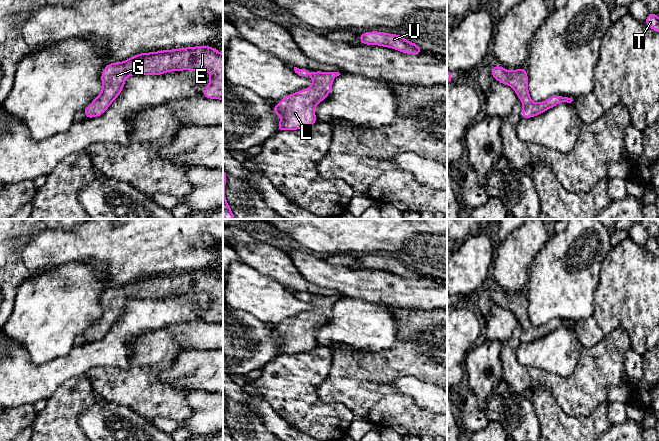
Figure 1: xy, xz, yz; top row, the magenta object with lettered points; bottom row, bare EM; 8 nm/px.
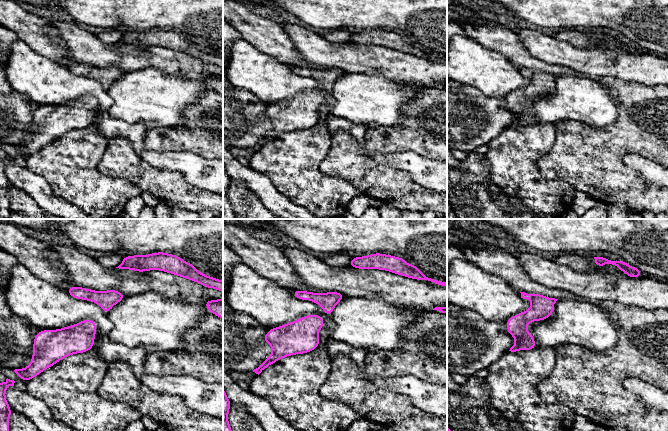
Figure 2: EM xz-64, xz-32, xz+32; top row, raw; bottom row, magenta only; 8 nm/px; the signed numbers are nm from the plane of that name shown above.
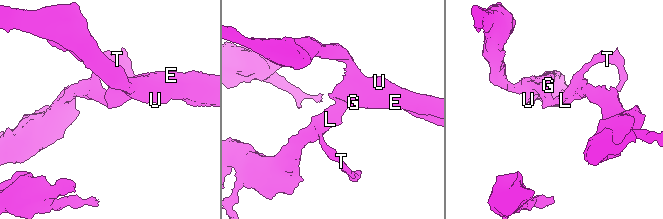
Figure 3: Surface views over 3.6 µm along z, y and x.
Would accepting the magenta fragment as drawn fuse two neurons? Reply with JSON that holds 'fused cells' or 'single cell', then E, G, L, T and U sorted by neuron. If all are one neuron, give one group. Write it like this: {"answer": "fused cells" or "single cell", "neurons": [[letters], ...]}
{"answer": "single cell", "neurons": [["E", "G", "L", "T", "U"]]}

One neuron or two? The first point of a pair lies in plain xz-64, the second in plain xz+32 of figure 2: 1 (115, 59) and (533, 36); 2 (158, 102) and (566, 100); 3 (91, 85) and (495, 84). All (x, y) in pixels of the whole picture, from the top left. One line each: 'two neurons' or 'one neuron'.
1: one neuron
2: one neuron
3: one neuron

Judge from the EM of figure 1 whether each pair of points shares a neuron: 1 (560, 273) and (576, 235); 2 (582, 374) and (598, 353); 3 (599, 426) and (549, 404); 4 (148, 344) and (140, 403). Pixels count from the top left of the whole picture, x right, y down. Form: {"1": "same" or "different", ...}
{"1": "same", "2": "same", "3": "same", "4": "same"}

